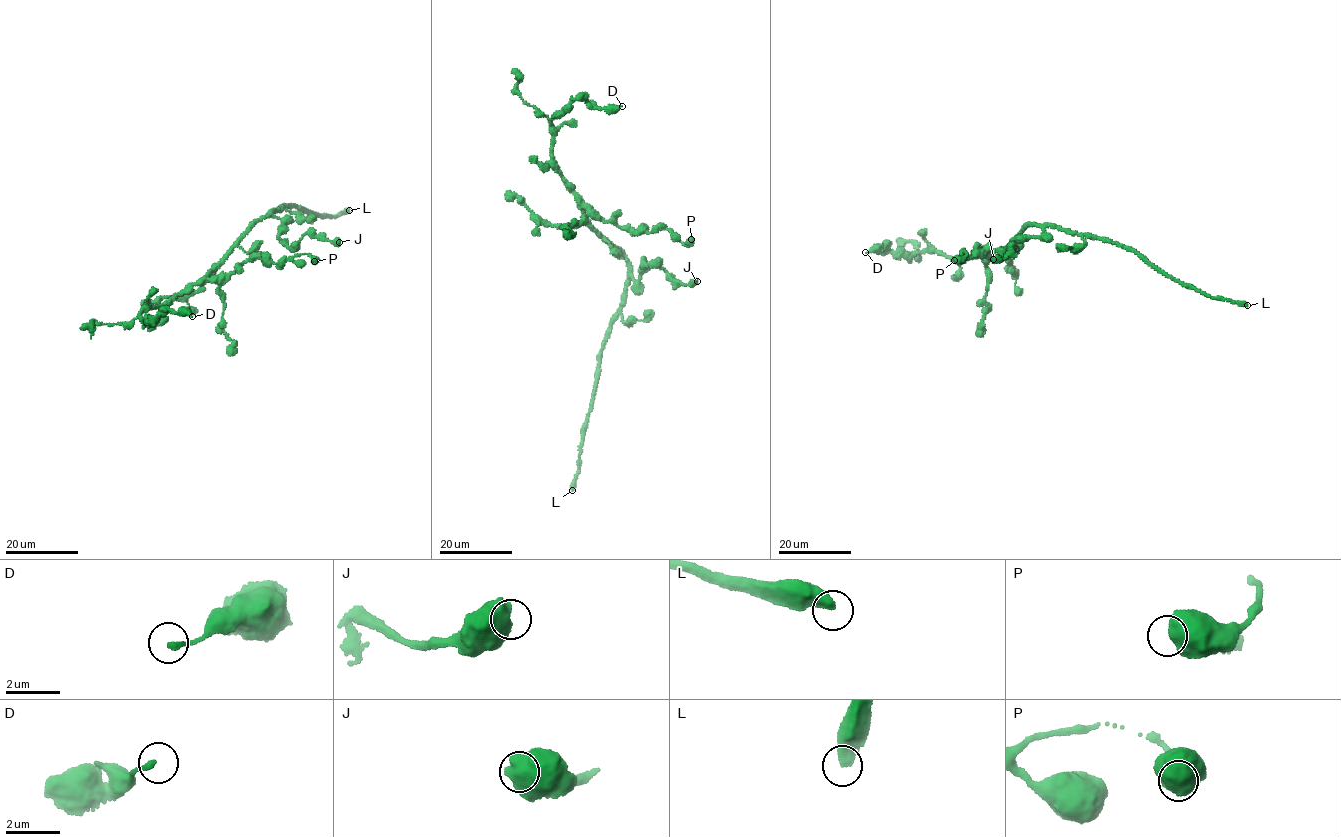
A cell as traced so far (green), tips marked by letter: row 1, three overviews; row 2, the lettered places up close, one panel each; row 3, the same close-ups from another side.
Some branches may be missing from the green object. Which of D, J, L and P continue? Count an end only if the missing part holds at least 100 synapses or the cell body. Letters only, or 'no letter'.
L

